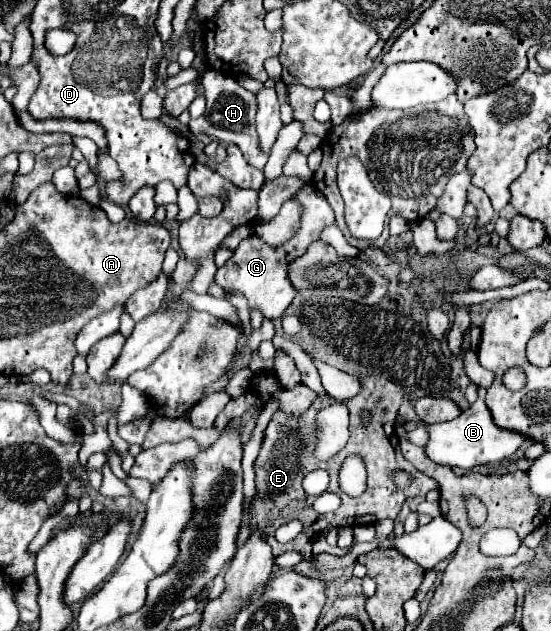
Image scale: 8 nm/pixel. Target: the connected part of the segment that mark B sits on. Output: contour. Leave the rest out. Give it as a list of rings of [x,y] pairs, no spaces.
[[[478,387],[478,399],[472,403],[466,411],[462,411],[456,419],[444,421],[444,423],[434,423],[426,425],[428,429],[428,443],[424,445],[424,453],[428,459],[440,465],[448,465],[452,469],[464,469],[470,471],[478,465],[488,465],[488,463],[500,463],[506,457],[512,457],[516,449],[524,443],[524,435],[506,431],[494,425],[492,415],[484,403],[486,390]]]

